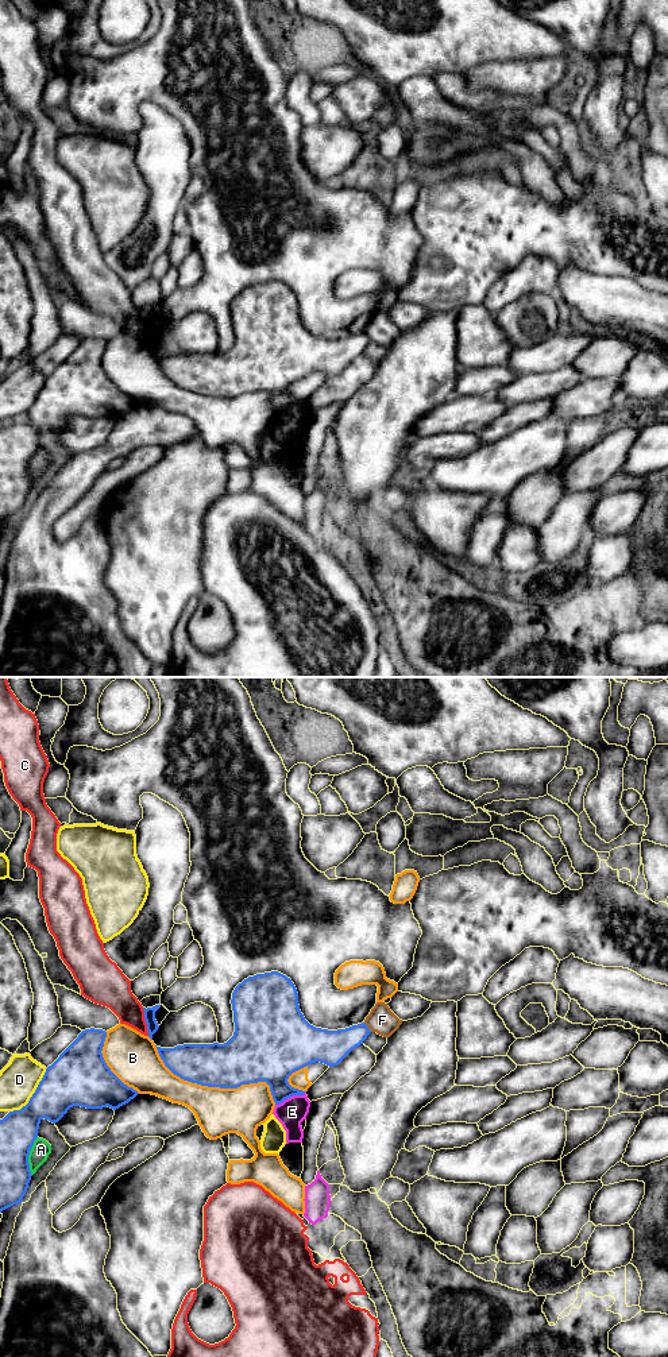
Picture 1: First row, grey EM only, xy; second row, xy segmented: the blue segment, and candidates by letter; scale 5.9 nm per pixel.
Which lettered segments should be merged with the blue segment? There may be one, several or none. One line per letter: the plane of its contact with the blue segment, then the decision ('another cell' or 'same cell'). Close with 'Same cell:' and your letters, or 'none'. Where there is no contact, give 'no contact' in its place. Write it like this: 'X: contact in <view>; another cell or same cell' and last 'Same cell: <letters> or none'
A: contact in xy; another cell
B: contact in xy; another cell
C: contact in xy; another cell
D: contact in xy; another cell
E: contact in xy; another cell
F: contact in xy; another cell
Same cell: none

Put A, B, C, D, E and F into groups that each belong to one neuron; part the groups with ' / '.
A / B / C / D / E / F

